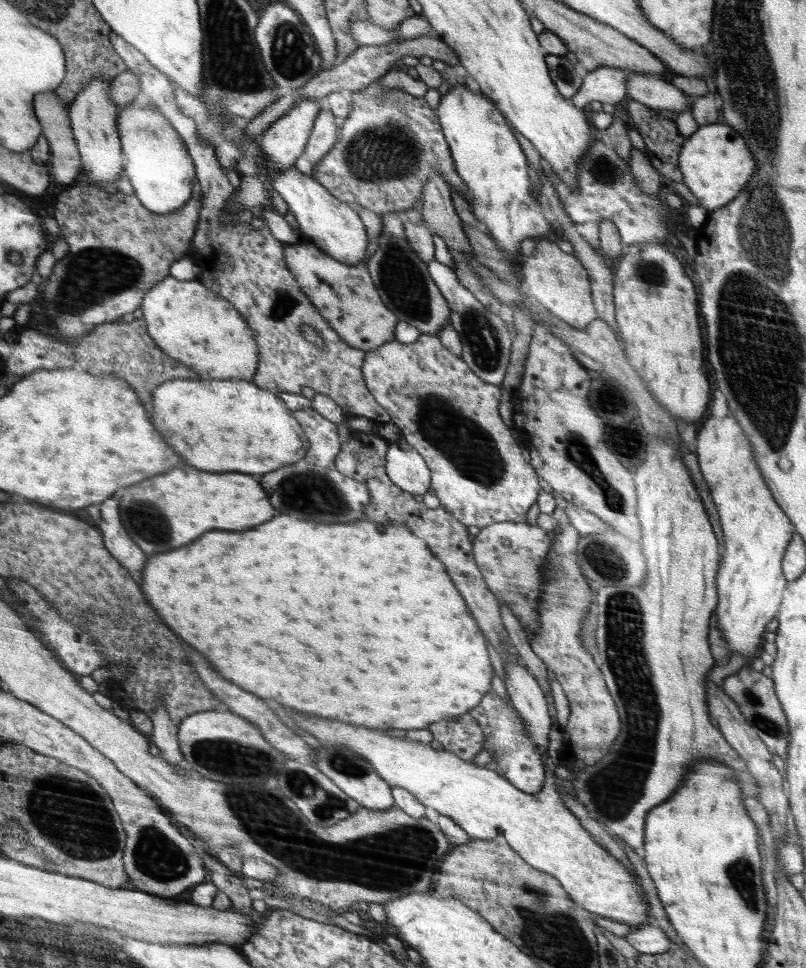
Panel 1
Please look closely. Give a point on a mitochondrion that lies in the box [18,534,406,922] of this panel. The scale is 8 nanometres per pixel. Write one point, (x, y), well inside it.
(69, 813)

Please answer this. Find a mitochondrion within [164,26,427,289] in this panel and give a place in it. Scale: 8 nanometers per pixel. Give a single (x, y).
(214, 227)

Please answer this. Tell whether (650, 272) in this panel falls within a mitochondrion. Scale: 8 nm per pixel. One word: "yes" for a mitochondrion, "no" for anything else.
yes

